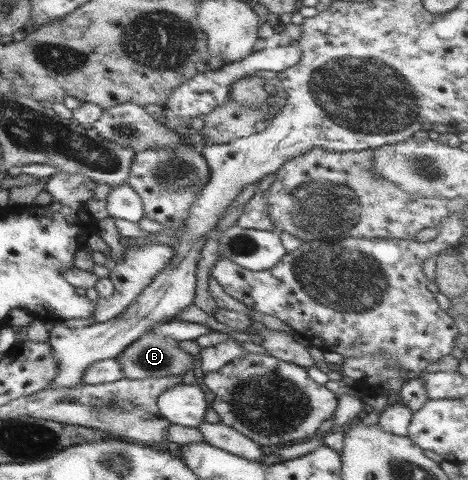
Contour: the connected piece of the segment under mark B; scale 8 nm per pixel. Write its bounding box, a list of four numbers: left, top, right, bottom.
[117,332,193,379]

